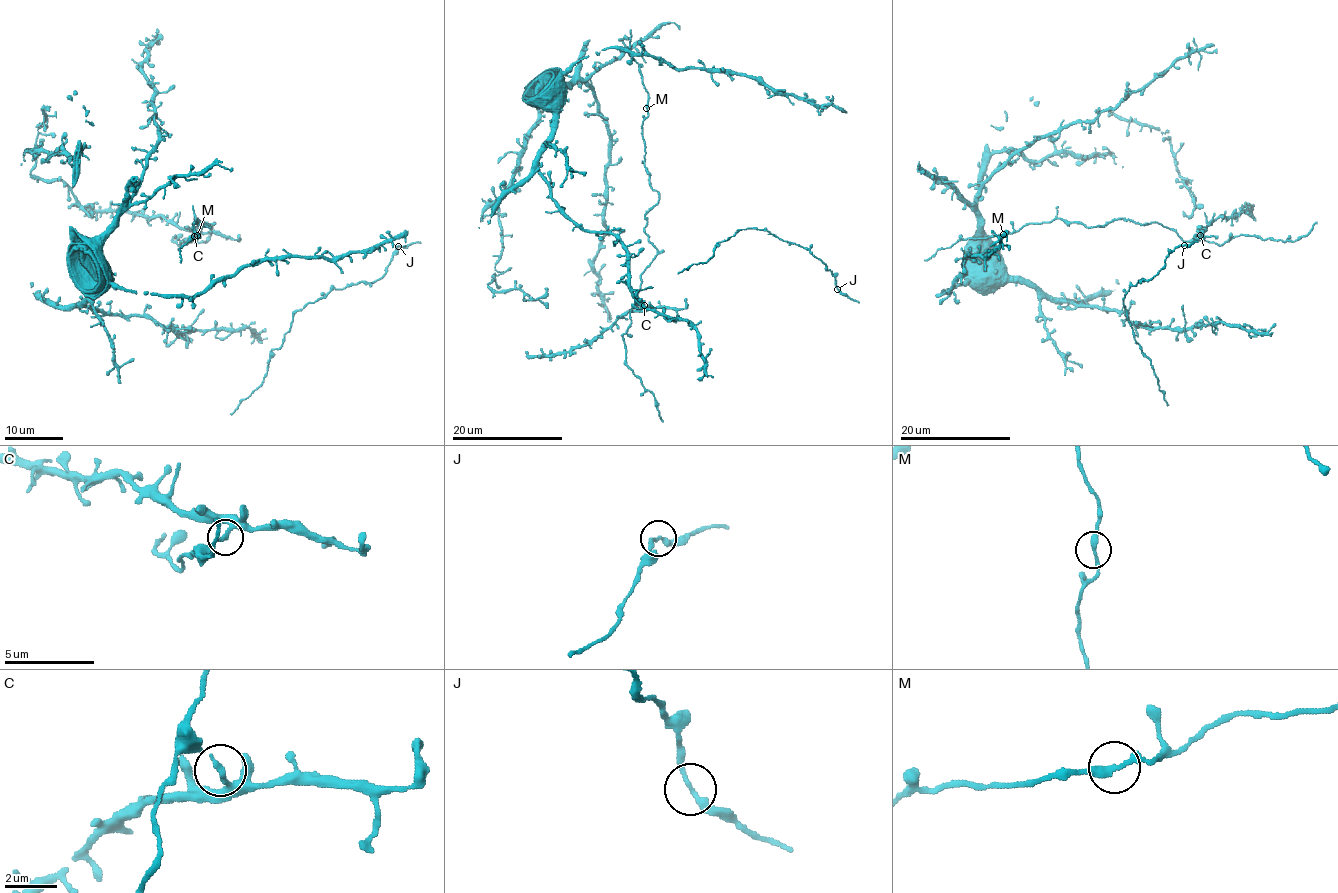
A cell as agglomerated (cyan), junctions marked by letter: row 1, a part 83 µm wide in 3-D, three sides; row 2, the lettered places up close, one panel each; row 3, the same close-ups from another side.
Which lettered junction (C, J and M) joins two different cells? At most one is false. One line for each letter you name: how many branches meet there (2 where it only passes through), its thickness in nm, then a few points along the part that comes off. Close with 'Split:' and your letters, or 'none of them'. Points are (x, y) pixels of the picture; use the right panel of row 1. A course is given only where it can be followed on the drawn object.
C: 2 | 200 nm | (1200, 235), (1220, 217), (1233, 217), (1250, 210), (1250, 206), (1246, 207)
Split: C

